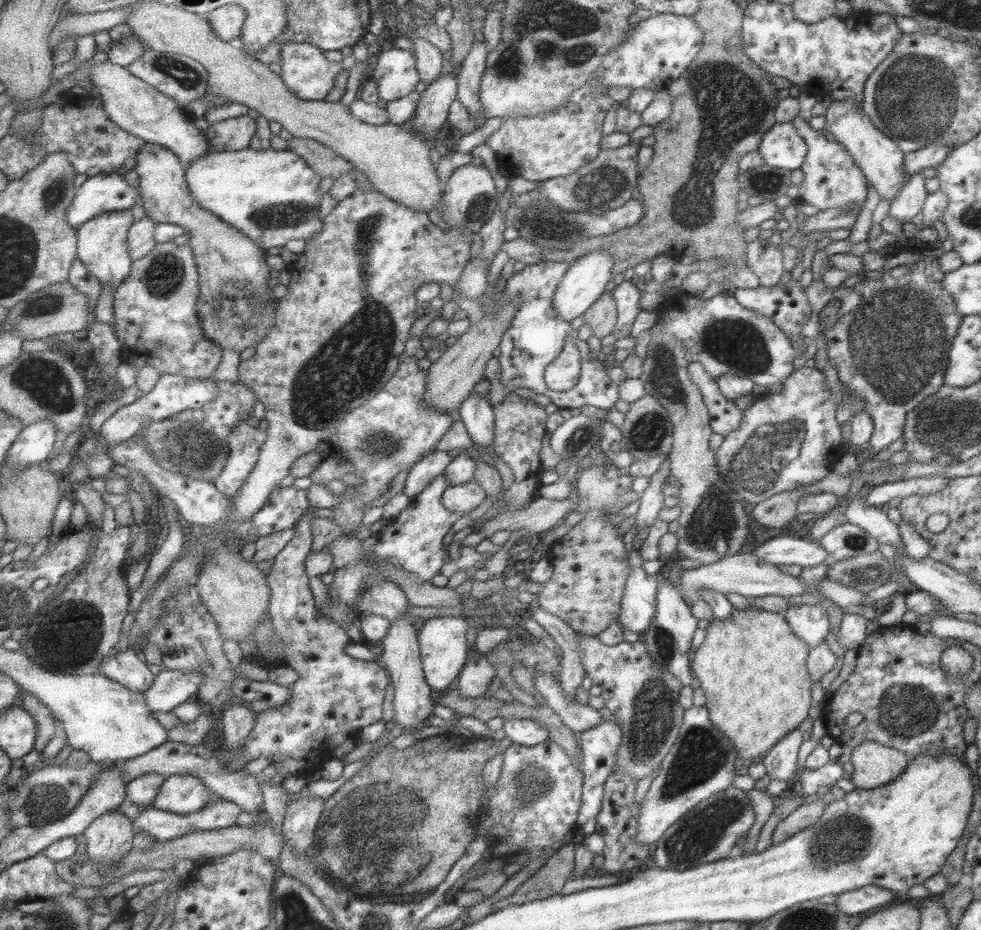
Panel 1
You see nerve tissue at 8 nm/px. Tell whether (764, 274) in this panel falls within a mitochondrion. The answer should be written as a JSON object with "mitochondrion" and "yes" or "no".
{"mitochondrion":"no"}

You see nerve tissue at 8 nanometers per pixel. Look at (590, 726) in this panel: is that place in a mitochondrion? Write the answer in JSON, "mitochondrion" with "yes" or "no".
{"mitochondrion":"no"}

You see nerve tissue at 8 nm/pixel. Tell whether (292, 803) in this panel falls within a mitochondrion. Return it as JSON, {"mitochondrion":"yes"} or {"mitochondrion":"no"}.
{"mitochondrion":"no"}

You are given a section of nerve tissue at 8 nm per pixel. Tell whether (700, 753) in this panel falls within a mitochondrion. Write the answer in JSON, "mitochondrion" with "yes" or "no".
{"mitochondrion":"yes"}

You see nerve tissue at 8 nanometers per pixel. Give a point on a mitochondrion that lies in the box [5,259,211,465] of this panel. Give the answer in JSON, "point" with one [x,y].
{"point":[42,382]}

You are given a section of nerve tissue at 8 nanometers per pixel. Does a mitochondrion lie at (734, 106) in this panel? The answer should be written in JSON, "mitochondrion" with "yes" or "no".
{"mitochondrion":"yes"}

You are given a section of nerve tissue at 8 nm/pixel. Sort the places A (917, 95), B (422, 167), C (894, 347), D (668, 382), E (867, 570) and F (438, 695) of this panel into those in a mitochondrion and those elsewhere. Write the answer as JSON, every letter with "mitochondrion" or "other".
{"A":"mitochondrion","B":"other","C":"mitochondrion","D":"mitochondrion","E":"mitochondrion","F":"other"}

